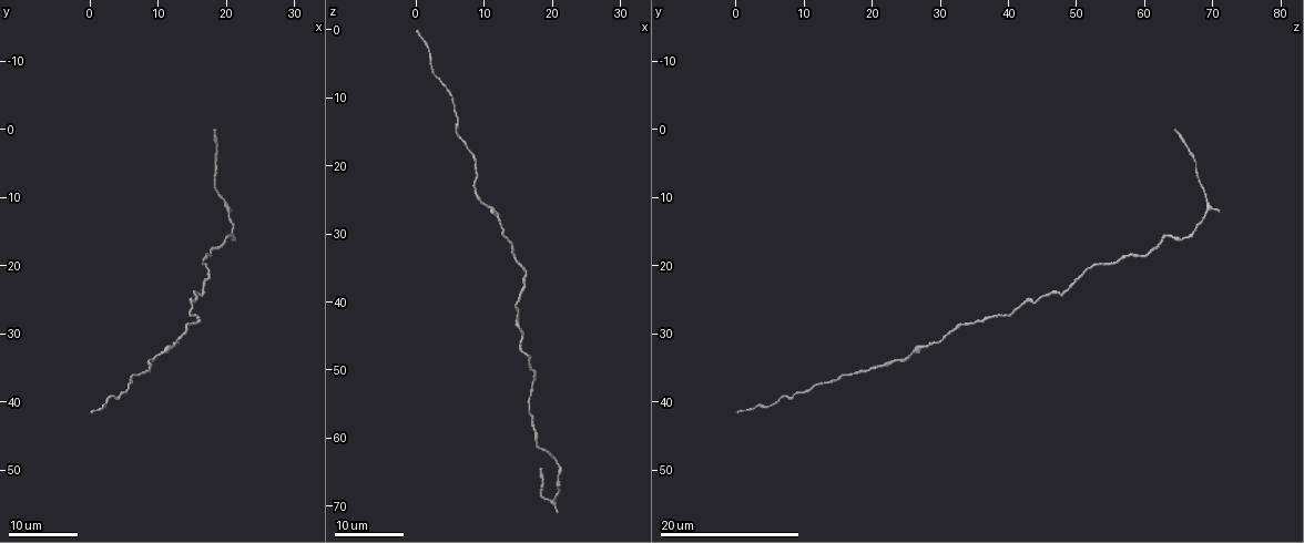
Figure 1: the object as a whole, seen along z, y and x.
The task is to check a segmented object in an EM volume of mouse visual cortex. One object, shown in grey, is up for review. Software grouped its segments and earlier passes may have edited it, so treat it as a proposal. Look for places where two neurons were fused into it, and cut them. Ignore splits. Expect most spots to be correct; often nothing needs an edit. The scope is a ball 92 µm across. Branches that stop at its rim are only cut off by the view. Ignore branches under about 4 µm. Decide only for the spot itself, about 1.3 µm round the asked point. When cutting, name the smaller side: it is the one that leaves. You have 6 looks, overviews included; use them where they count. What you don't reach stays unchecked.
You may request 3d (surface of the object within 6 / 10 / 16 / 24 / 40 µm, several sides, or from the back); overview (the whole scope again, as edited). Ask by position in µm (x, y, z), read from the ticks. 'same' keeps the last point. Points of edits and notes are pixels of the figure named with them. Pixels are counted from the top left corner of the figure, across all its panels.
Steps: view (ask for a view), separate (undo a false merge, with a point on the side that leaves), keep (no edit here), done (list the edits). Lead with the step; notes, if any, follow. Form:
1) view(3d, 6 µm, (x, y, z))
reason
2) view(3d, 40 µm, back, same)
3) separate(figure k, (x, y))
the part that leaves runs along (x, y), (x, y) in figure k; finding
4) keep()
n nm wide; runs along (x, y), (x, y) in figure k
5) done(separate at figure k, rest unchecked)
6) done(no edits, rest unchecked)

view(3d, 16 µm, (18.5, 5.5, 67.5))
narrows sharply

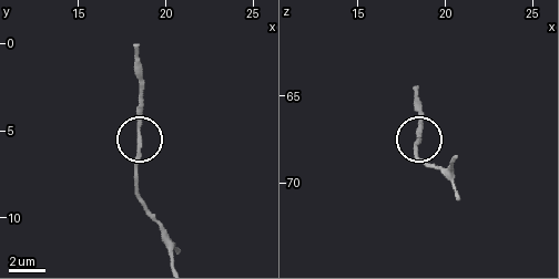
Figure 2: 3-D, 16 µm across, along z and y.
view(3d, 6 µm, same)

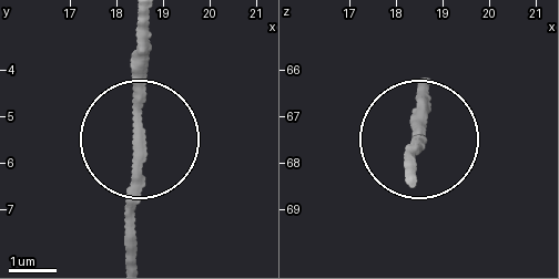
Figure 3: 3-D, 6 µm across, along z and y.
keep()
170 nm wide; runs along (136, 252), (136, 30) in figure 3; all the same neuron

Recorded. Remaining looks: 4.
view(3d, 16 µm, (21.0, 16.0, 63.5))
narrows sharply

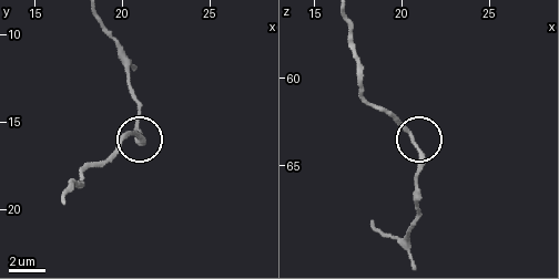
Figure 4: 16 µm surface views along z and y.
view(3d, 10 µm, (20.7, 15.7, 63.6))

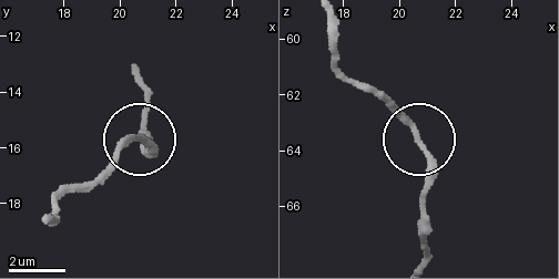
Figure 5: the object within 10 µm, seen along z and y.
keep()
200 nm wide; runs along (327, 18), (341, 68), (423, 146), (427, 202) in figure 5; all the same neuron

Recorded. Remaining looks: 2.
view(3d, 24 µm, (6.0, 37.5, 13.0))
sudden change in width

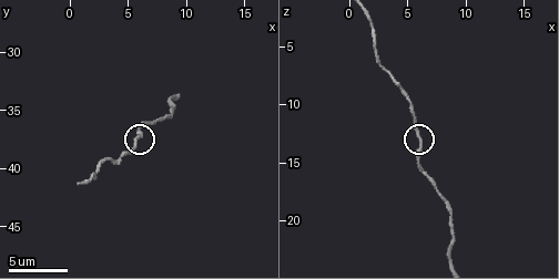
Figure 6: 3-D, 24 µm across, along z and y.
view(3d, 10 µm, (6.2, 37.2, 13.2))

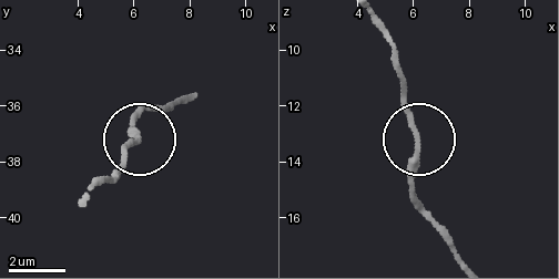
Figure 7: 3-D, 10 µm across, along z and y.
keep()
runs along (463, 260), (413, 188), (417, 138), (396, 70) in figure 7; continuous, no second neuron

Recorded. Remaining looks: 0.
done(no edits, rest unchecked)

